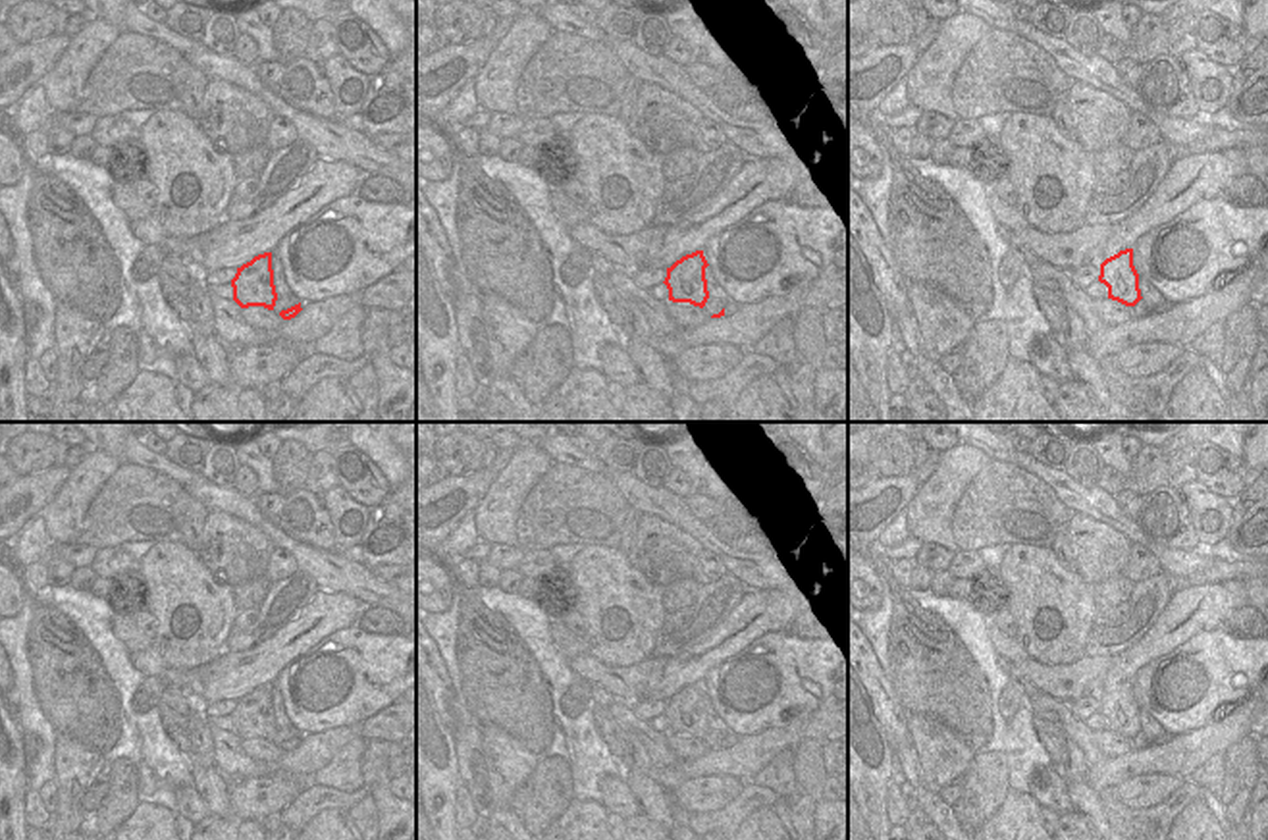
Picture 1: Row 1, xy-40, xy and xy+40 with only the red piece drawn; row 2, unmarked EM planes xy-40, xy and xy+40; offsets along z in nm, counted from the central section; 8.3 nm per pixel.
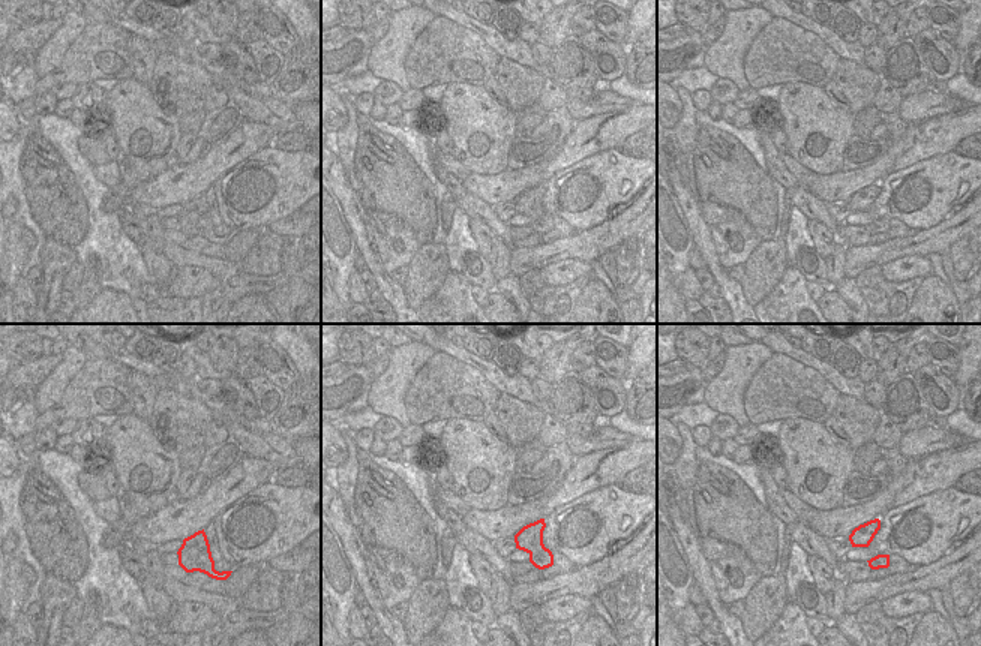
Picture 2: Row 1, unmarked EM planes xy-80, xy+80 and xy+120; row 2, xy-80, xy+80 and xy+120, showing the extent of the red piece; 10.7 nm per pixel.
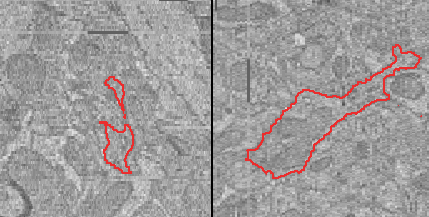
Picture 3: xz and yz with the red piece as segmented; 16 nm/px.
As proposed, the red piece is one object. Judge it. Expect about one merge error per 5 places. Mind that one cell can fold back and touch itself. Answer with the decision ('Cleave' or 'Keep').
Keep.

